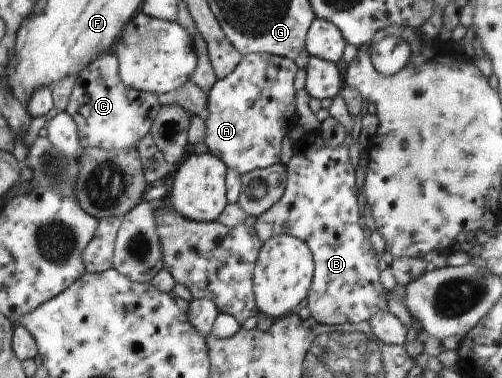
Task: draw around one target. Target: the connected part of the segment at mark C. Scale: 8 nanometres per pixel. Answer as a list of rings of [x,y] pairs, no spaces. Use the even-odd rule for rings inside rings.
[[[106,54],[79,72],[66,112],[76,123],[82,148],[130,150],[151,134],[161,108],[156,94],[140,92],[124,85],[119,77],[119,59]]]

